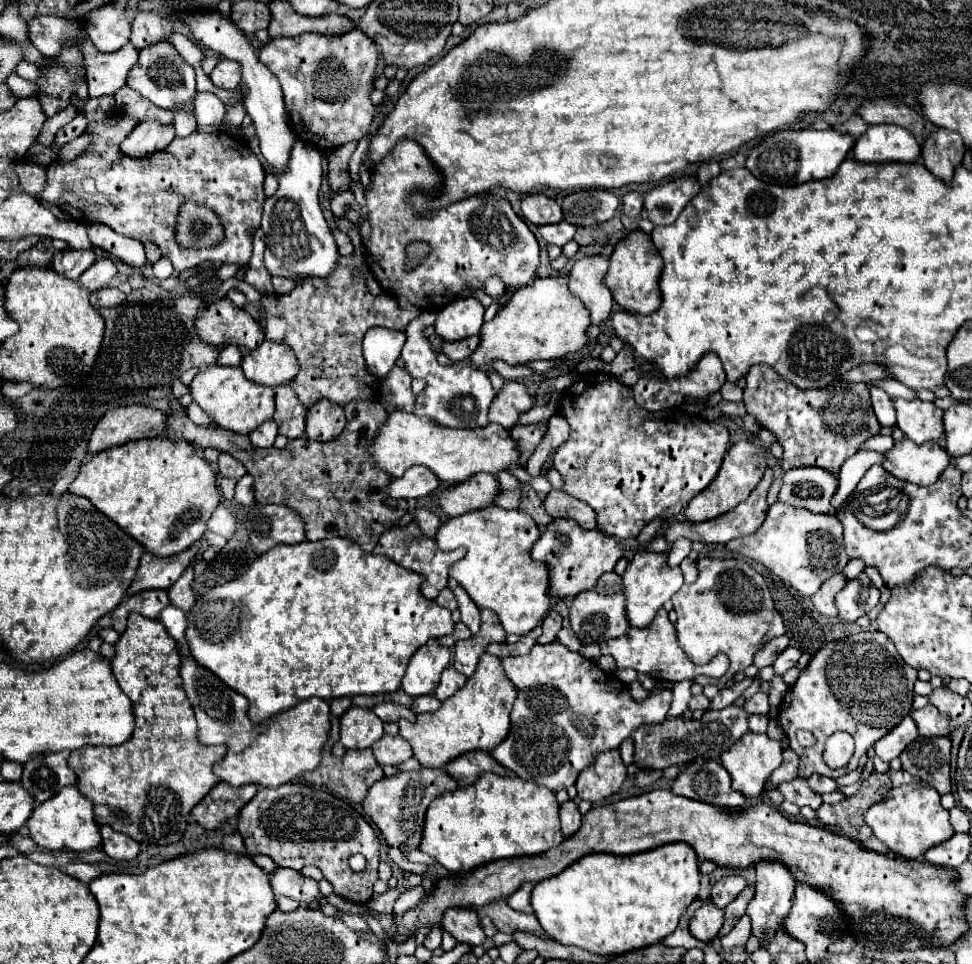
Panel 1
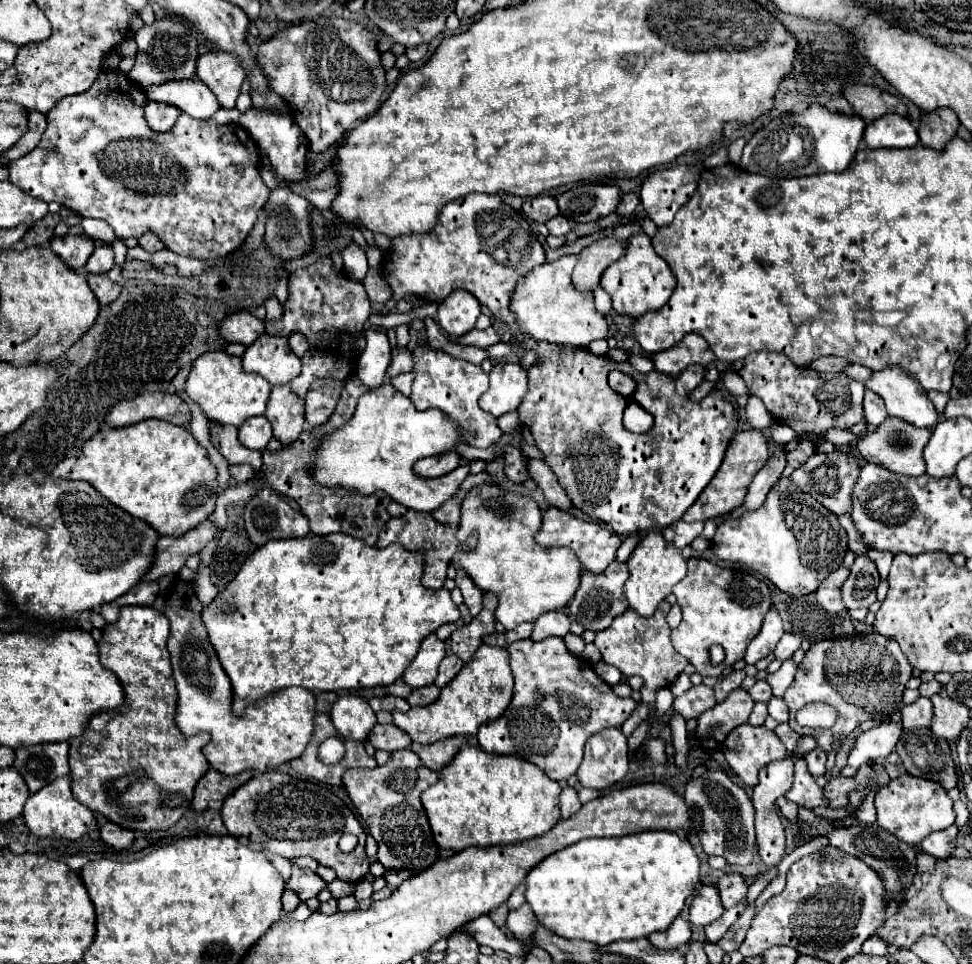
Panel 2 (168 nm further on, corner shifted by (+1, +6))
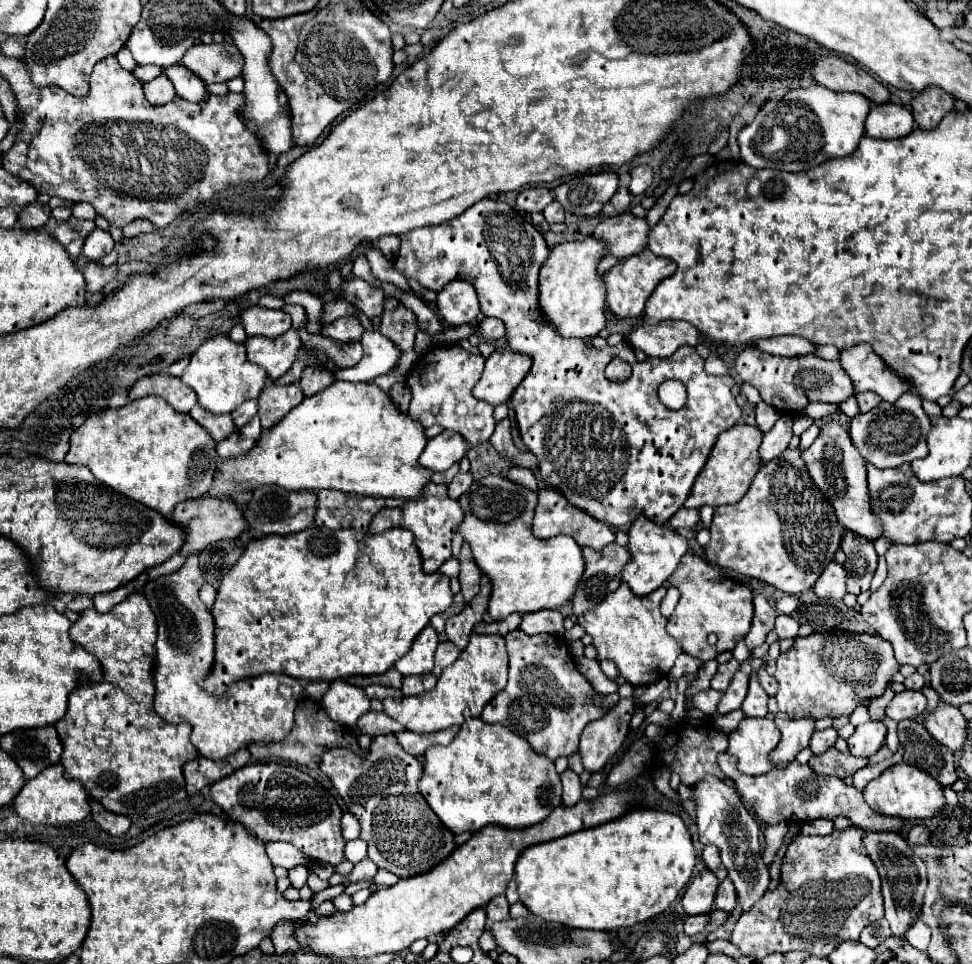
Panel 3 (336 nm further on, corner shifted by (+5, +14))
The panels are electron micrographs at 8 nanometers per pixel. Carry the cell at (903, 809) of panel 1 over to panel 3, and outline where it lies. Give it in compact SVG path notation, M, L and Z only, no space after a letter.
M897 763L885 773L881 773L877 779L869 781L863 793L865 793L865 801L869 801L873 811L881 815L889 815L889 817L901 817L909 823L921 823L925 819L937 817L939 813L947 809L943 787L925 771L907 763Z

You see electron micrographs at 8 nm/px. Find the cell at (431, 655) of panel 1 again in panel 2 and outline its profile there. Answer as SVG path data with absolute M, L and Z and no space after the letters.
M437 635L425 637L425 641L419 647L419 653L411 661L411 665L405 669L403 681L413 689L433 683L437 677L437 667L443 657L445 657L443 641L439 641Z

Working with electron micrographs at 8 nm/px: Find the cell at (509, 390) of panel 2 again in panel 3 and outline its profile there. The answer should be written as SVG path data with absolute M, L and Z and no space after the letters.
M499 349L485 361L485 371L473 387L473 395L493 407L507 403L531 369L531 359L511 349Z

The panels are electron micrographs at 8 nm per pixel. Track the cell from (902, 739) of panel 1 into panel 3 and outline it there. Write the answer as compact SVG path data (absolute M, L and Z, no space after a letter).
M867 721L859 727L855 727L855 733L847 739L849 753L857 757L871 757L877 753L887 737L887 727L877 721Z

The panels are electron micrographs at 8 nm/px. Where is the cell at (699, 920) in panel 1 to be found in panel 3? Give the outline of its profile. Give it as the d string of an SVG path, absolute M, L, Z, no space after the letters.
M705 871L701 875L697 875L683 899L681 899L681 905L685 909L687 915L705 915L713 909L713 901L715 901L715 891L717 891L717 885L719 885L719 879L711 873L711 871Z

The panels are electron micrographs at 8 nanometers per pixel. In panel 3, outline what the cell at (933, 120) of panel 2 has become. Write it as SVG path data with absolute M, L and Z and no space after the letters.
M929 87L921 95L915 95L911 107L913 107L913 117L915 123L921 129L933 129L939 125L939 121L953 111L955 99L945 93L943 89Z

